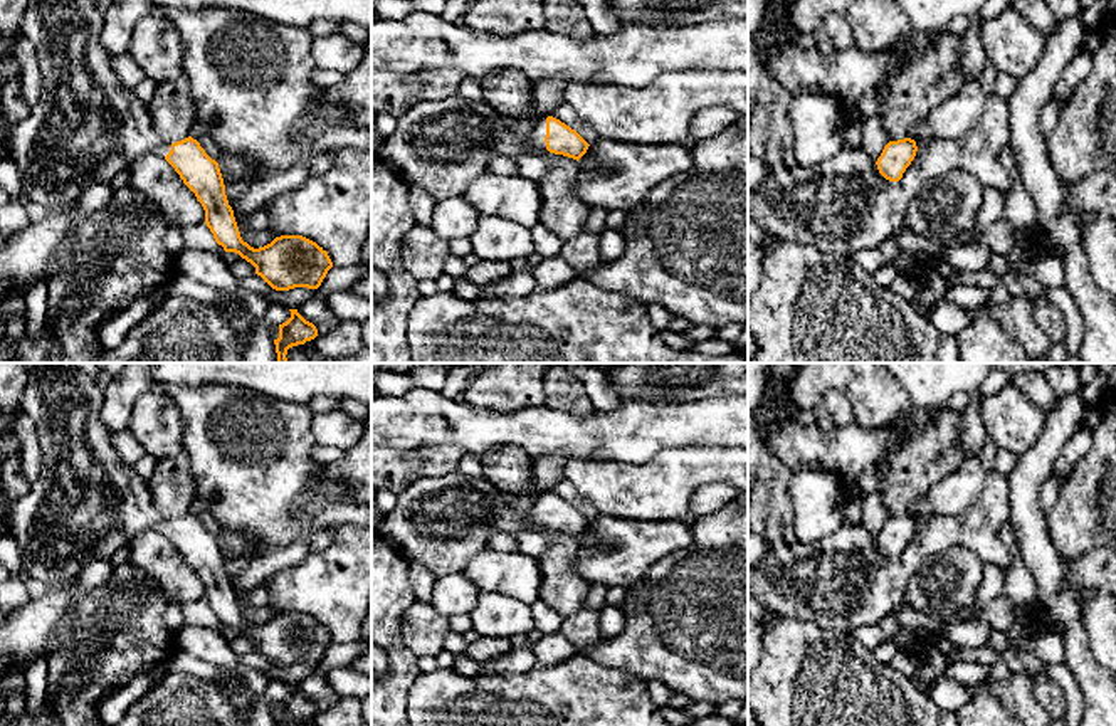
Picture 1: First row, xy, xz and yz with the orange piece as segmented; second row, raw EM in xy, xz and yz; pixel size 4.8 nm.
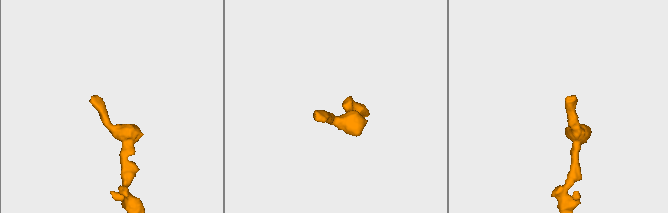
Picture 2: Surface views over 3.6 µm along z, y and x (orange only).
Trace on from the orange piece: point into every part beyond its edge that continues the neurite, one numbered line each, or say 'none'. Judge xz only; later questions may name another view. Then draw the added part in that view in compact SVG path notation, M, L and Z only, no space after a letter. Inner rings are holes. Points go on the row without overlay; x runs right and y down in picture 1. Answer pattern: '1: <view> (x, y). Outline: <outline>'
1: xz (441, 521). Outline: M459 471L444 477L418 479L397 494L397 506L376 521L373 533L408 561L420 561L437 578L462 571L496 533L540 531L548 528L545 519L546 494L534 502L529 516L516 511L513 499L514 494L501 491L482 476L472 477Z

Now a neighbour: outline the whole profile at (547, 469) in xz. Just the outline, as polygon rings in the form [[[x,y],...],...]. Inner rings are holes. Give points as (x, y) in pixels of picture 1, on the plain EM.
[[[540,454],[531,457],[531,479],[529,492],[514,496],[513,508],[523,516],[529,516],[534,502],[551,492],[553,486],[565,479],[565,469],[570,459],[565,454]]]

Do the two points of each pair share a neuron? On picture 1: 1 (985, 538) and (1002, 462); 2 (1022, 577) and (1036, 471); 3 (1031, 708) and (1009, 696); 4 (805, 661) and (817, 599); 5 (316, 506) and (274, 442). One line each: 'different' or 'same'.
1: different
2: different
3: same
4: different
5: same

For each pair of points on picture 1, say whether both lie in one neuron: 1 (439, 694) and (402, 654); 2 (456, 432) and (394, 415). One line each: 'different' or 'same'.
1: different
2: same

